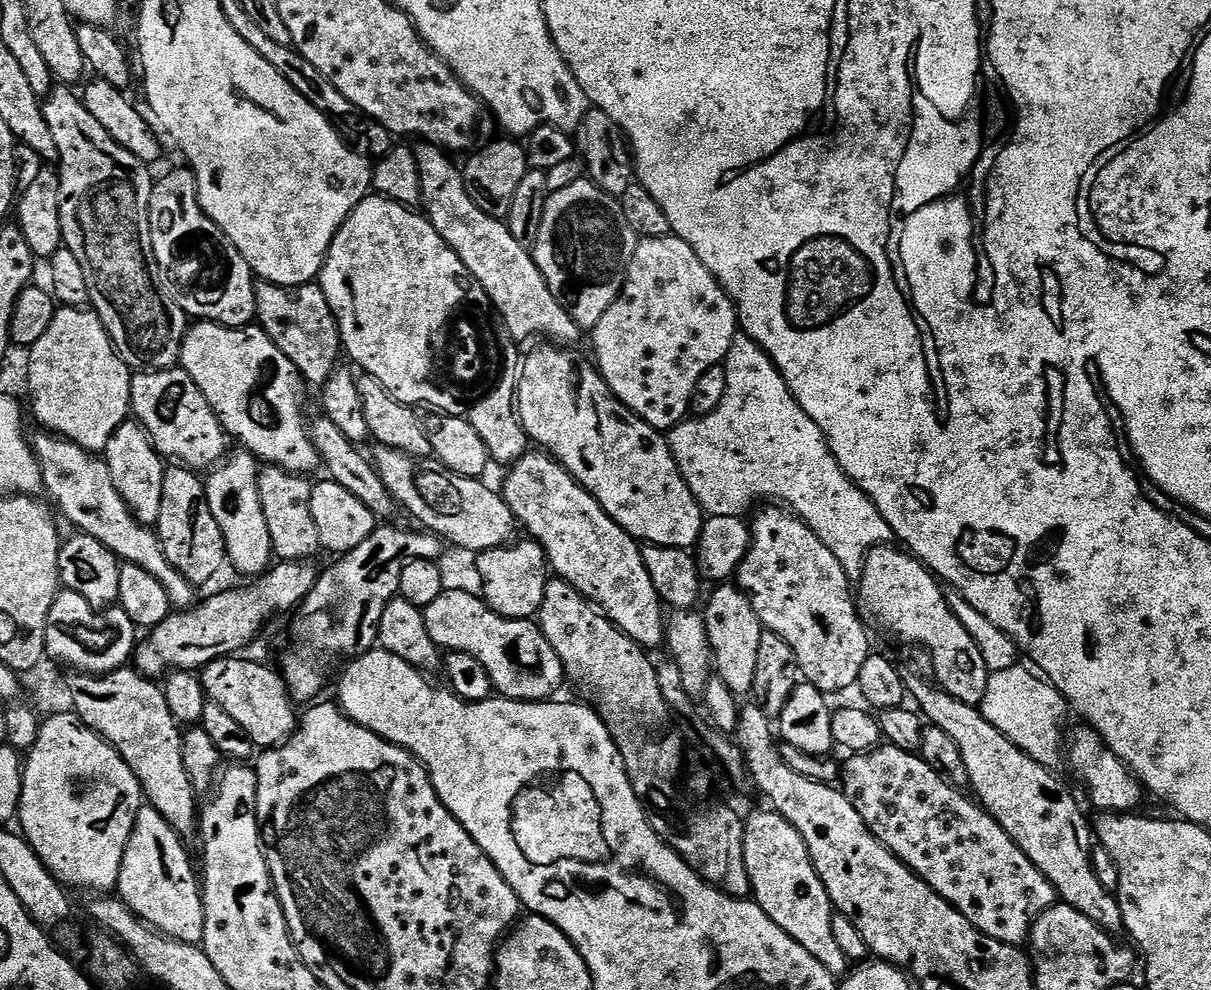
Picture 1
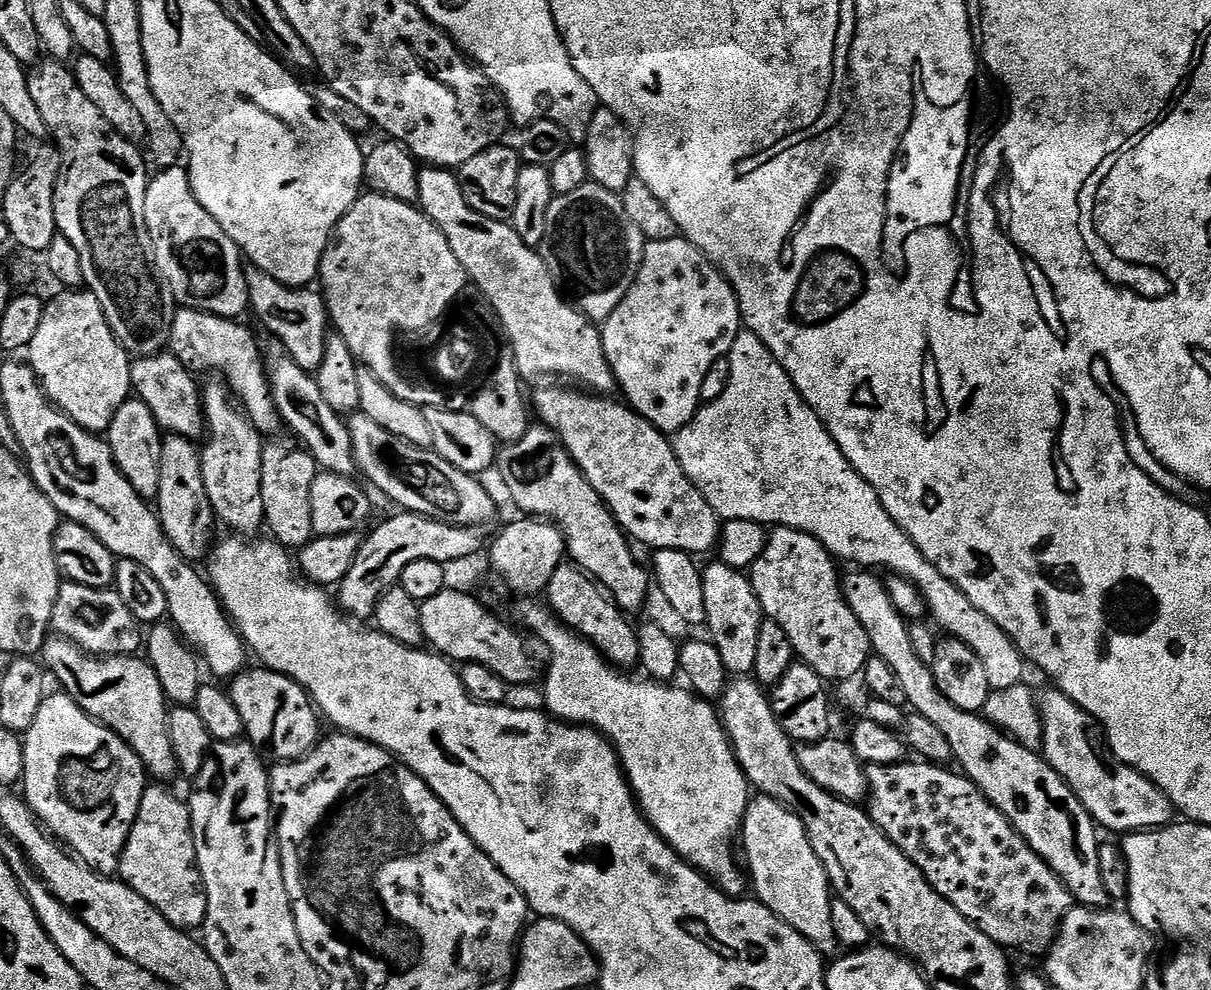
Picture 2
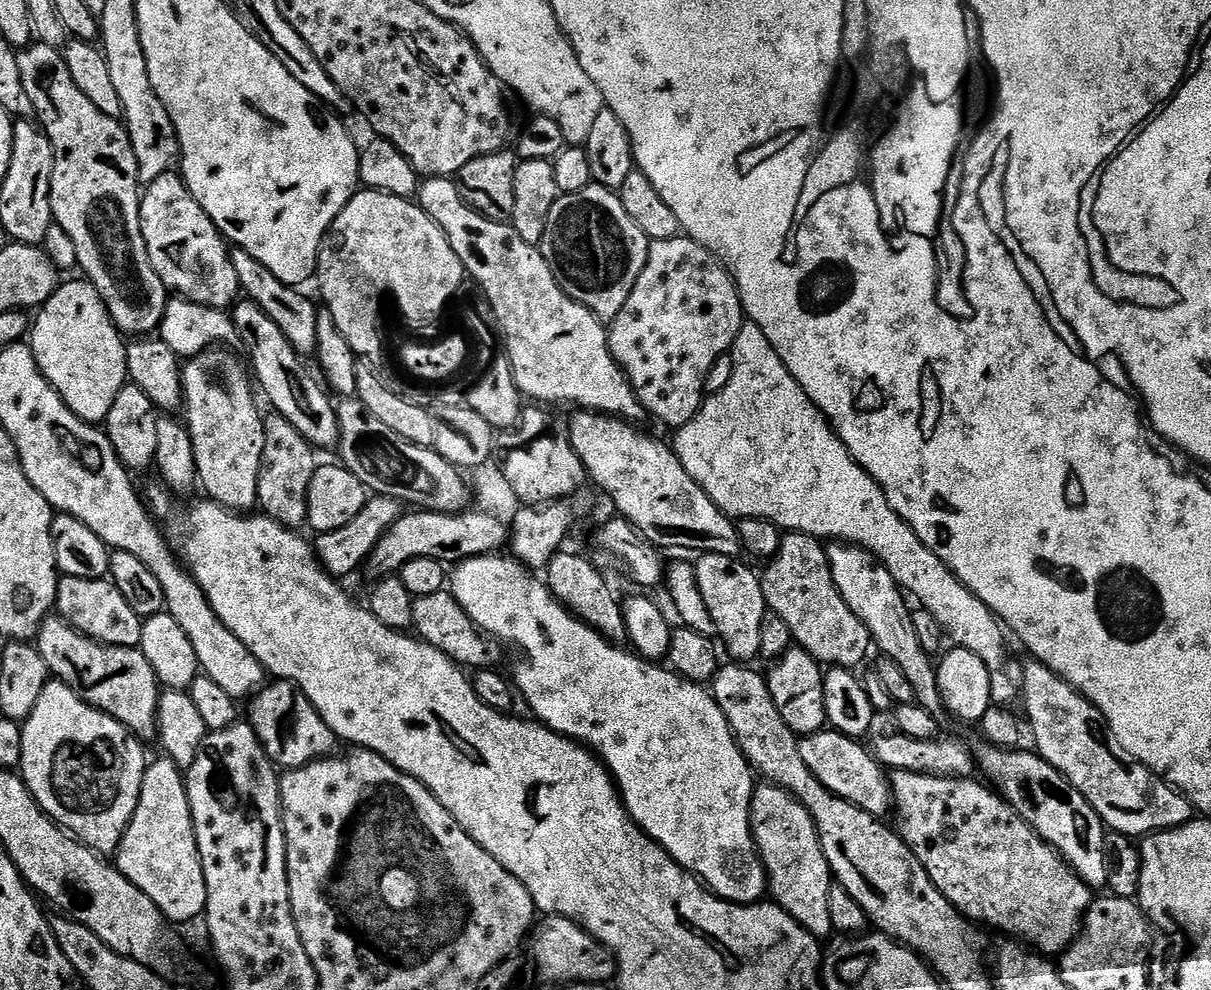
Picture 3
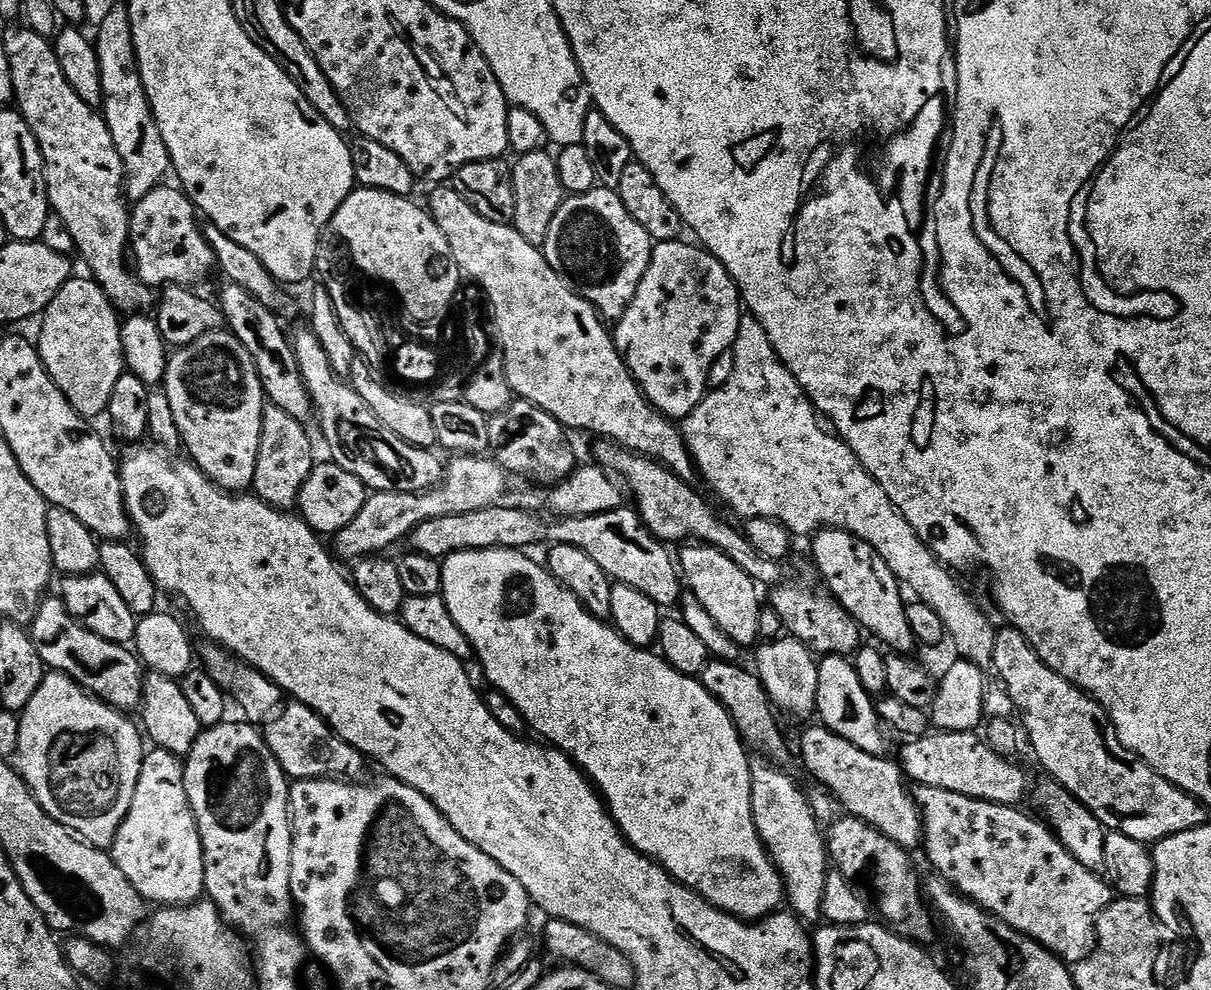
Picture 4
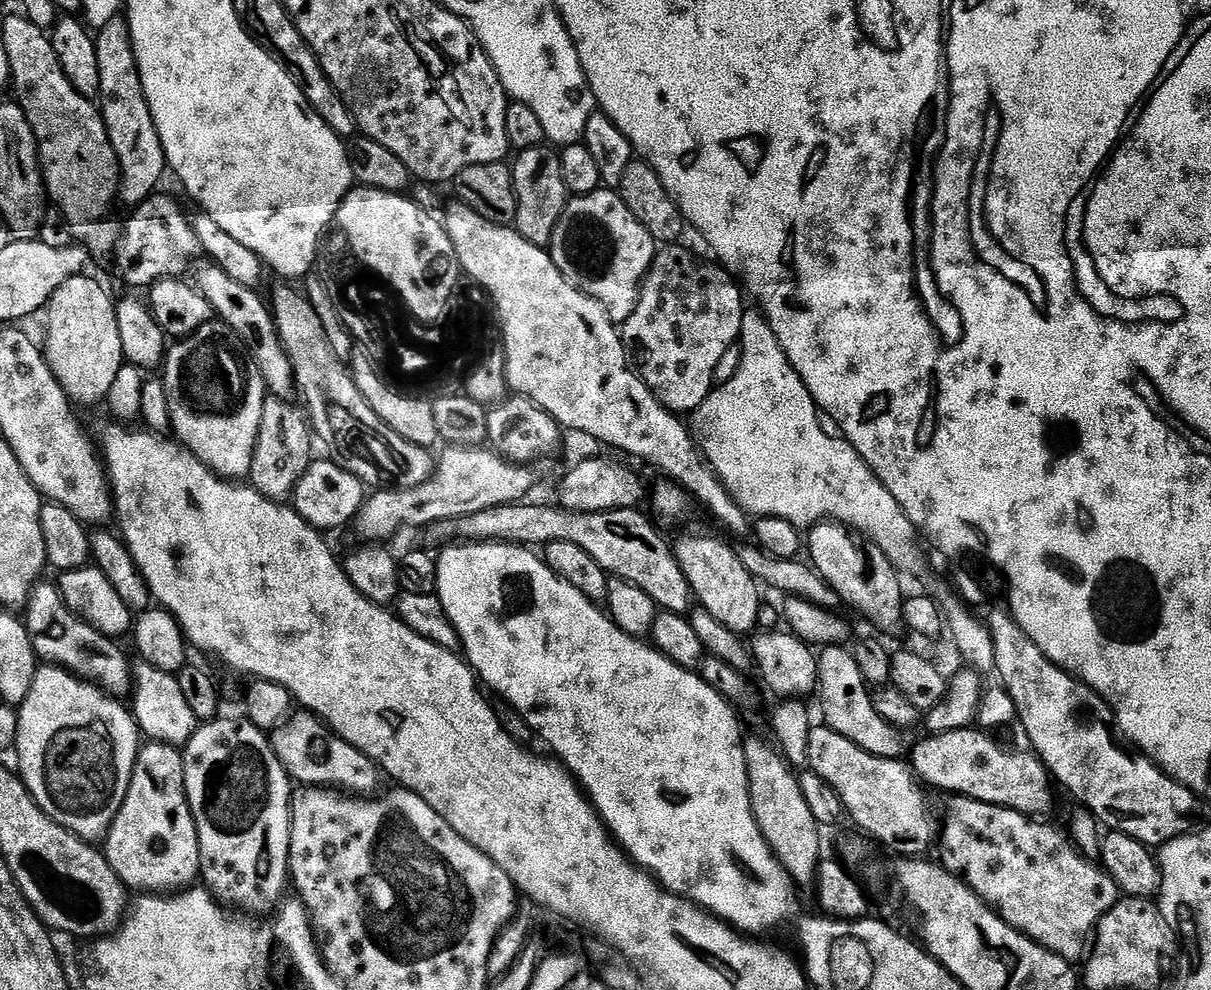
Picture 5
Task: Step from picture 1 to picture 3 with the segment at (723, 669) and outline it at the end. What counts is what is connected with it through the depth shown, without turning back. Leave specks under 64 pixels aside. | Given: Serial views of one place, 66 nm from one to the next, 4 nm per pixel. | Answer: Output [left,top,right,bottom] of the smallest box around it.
[695,552,769,662]

